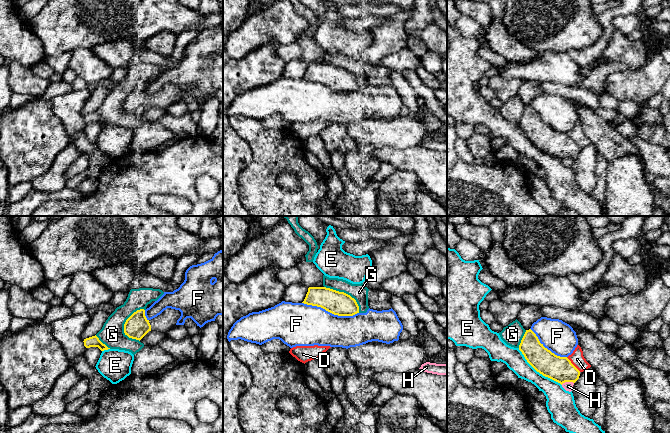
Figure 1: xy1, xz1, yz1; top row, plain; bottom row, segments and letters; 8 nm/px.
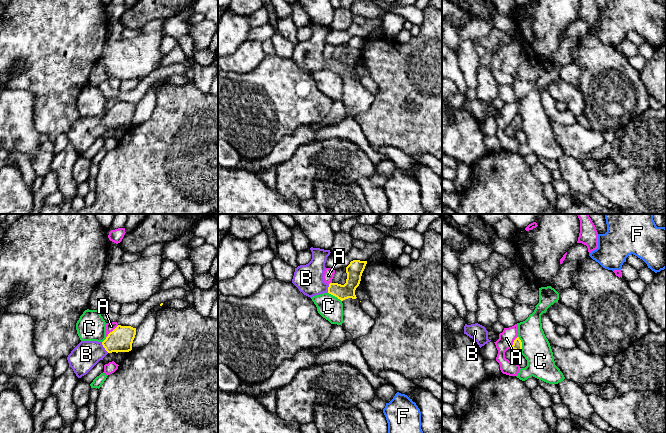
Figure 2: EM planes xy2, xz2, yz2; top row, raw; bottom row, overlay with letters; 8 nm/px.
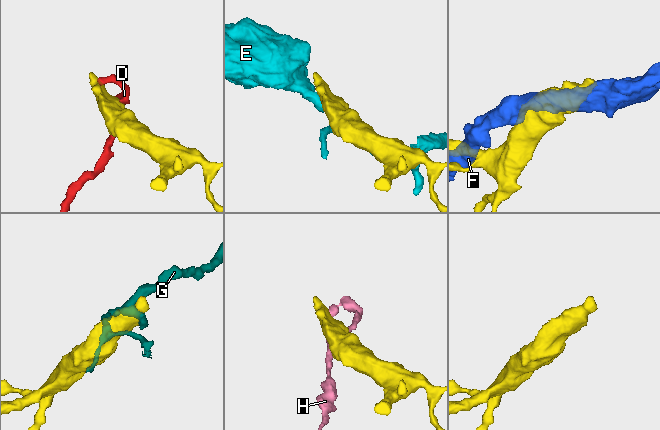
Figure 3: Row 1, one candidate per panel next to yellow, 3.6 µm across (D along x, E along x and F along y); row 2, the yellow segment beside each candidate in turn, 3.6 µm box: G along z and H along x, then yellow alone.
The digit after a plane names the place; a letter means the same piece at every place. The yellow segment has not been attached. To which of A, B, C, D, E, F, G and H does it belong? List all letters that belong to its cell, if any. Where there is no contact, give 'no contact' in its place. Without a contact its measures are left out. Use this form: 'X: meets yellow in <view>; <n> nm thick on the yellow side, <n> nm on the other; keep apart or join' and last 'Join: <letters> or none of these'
A: meets yellow in xy2; 190 nm thick on the yellow side, 70 nm on the other; keep apart
B: meets yellow in xy2; 190 nm thick on the yellow side, 220 nm on the other; join
C: meets yellow in yz2; 80 nm thick on the yellow side, 240 nm on the other; keep apart
D: meets yellow in yz1; 200 nm thick on the yellow side, 110 nm on the other; keep apart
E: meets yellow in yz1; 200 nm thick on the yellow side, 170 nm on the other; keep apart
F: meets yellow in xz1; 190 nm thick on the yellow side, 340 nm on the other; keep apart
G: meets yellow in xy1; 190 nm thick on the yellow side, 190 nm on the other; keep apart
H: meets yellow in yz1; 200 nm thick on the yellow side, 70 nm on the other; keep apart
Join: B

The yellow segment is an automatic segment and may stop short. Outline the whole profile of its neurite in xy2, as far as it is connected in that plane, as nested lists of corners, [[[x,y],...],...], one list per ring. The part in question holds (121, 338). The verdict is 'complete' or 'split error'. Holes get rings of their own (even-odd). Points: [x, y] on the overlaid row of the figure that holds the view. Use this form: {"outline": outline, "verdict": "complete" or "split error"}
{"outline": [[[118,325],[103,342],[81,341],[67,357],[69,367],[81,378],[108,353],[131,351],[135,335],[136,328]]], "verdict": "split error"}

